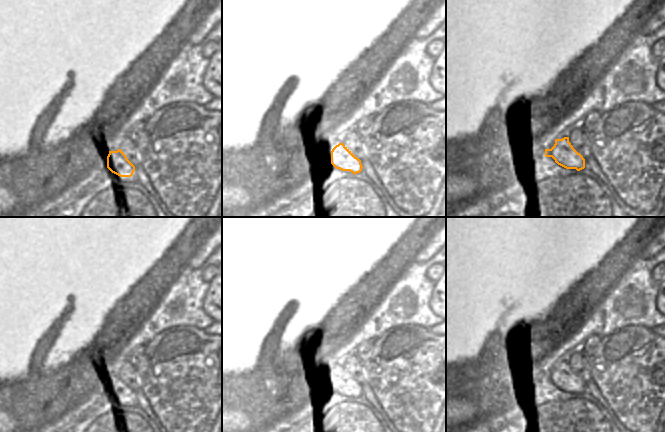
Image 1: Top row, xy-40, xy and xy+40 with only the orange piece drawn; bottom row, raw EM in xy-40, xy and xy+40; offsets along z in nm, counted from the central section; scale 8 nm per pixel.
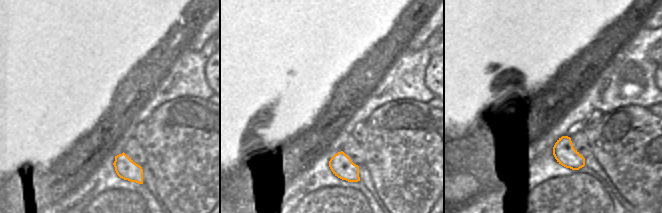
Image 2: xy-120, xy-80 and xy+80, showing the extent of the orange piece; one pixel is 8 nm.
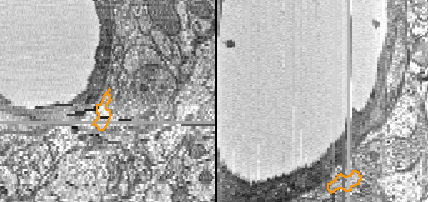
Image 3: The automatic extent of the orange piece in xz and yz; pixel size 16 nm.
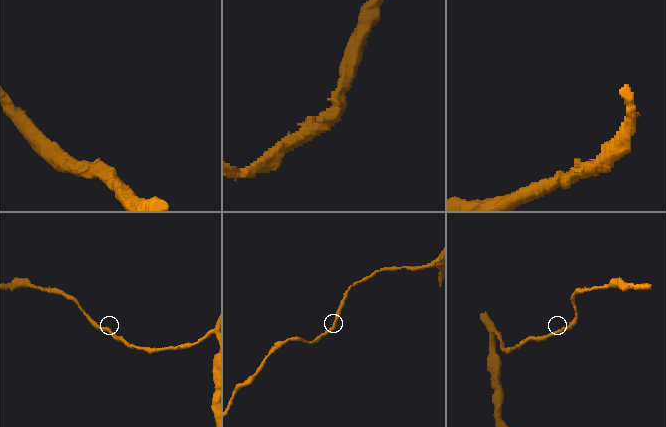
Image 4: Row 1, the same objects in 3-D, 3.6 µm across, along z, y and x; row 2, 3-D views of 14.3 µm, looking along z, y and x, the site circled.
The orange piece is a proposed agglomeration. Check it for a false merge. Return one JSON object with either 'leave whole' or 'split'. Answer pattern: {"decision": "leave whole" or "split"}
{"decision": "leave whole"}

